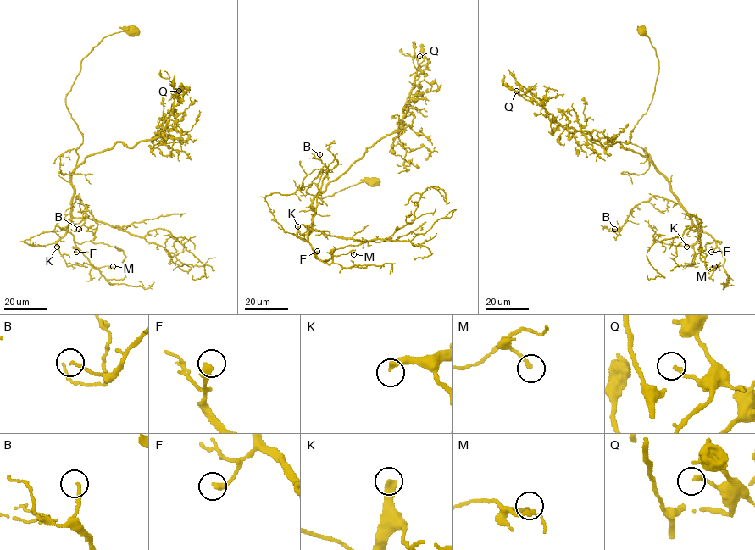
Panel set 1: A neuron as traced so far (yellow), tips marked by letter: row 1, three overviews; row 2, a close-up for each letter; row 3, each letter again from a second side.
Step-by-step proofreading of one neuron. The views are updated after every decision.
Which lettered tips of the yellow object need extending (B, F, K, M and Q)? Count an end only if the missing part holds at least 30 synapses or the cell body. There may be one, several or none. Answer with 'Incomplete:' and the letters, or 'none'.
Incomplete: K

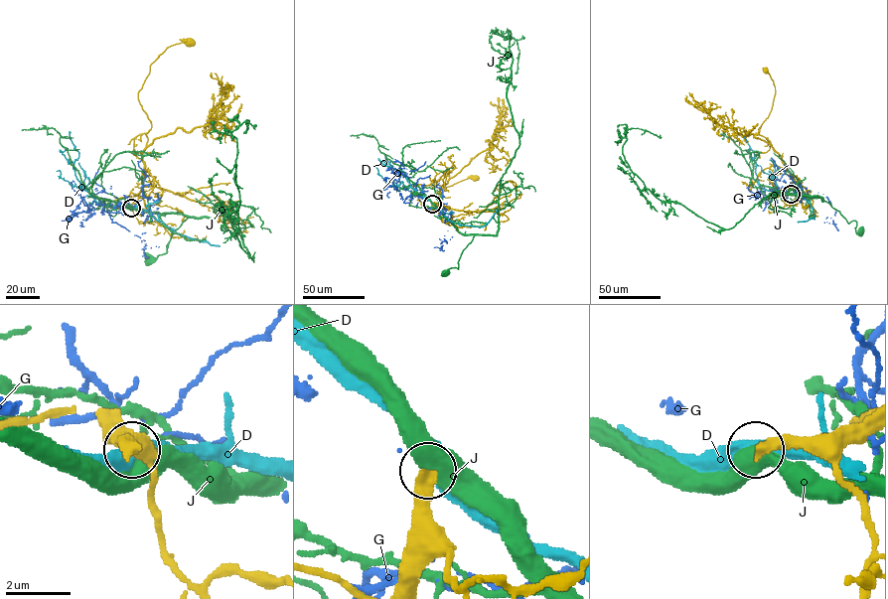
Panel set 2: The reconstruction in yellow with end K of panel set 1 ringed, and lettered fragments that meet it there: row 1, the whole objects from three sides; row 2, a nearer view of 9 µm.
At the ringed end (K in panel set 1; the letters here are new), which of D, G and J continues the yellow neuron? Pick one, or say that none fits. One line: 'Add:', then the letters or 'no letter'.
Add: no letter

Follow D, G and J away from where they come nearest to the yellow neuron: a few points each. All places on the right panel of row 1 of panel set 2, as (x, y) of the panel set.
D: (792, 193), (764, 190), (759, 185), (754, 153), (744, 136)
G: (791, 194), (796, 185), (809, 191), (805, 198), (817, 193), (826, 197), (835, 216), (833, 224), (824, 222)
J: (791, 194), (821, 198), (848, 223), (855, 221), (855, 230), (860, 232)

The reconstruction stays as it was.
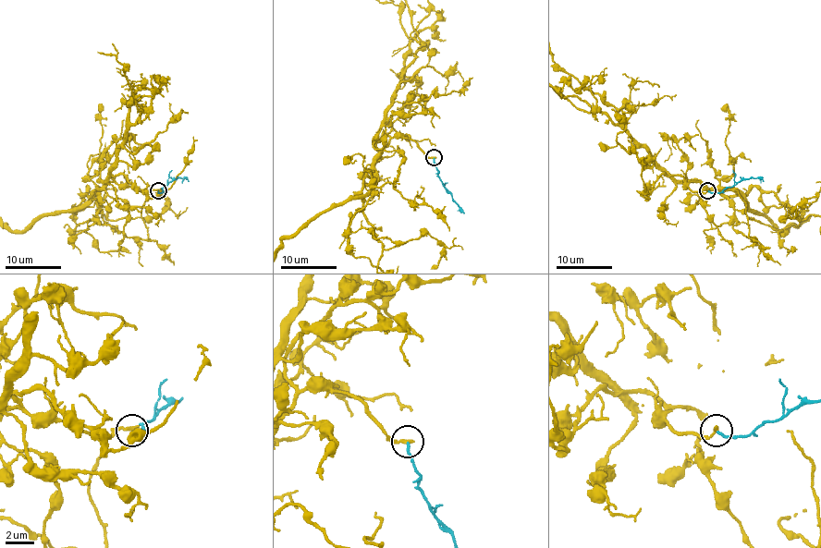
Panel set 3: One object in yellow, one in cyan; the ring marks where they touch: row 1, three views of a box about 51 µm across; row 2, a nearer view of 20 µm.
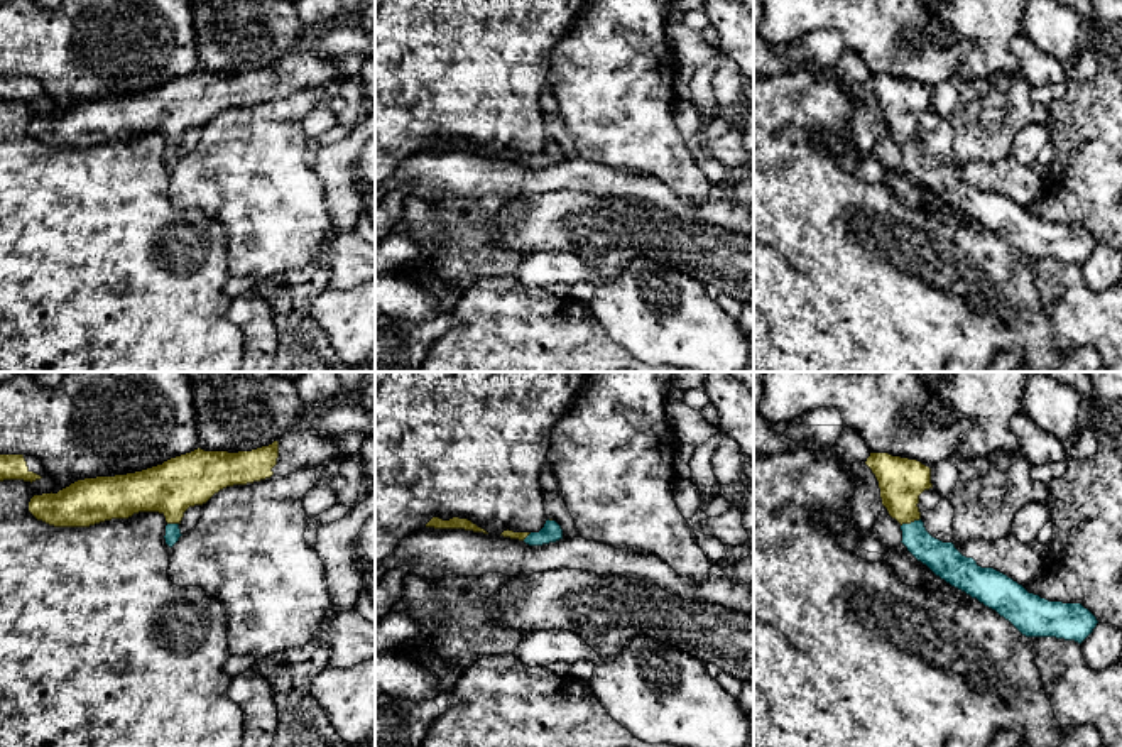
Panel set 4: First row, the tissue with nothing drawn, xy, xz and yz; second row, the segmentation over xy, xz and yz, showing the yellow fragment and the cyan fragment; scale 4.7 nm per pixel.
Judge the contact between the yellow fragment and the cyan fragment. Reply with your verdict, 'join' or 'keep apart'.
join

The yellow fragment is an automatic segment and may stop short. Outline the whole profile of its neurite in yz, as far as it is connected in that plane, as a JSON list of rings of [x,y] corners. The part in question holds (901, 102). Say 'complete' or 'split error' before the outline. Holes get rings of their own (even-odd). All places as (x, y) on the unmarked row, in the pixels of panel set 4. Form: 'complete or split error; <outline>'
split error; [[[870,74],[865,86],[879,103],[882,127],[901,145],[901,164],[936,198],[995,232],[1026,259],[1081,265],[1093,254],[1098,242],[1081,225],[1049,223],[1029,215],[1007,196],[978,188],[953,164],[943,164],[926,152],[918,125],[919,117],[933,110],[929,88],[889,74]]]

